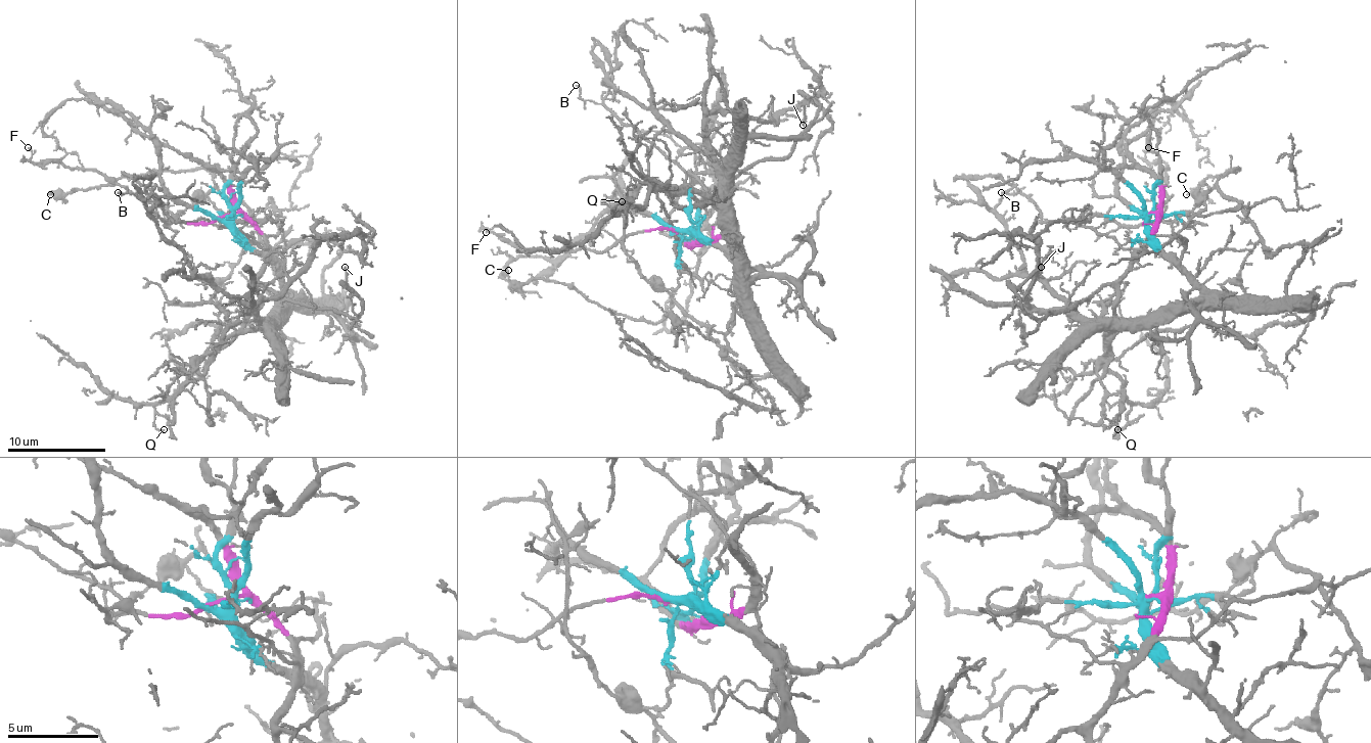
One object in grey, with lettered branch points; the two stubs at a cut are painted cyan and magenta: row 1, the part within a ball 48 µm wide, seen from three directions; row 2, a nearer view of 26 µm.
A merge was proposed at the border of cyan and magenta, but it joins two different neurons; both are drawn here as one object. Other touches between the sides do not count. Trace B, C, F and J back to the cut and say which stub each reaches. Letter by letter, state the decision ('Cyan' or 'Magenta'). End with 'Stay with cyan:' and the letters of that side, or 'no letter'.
B: Magenta
C: Cyan
F: Magenta
J: Magenta
Stay with cyan: C

